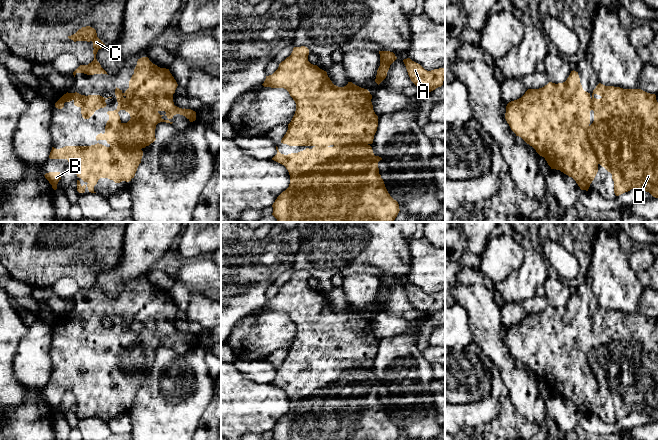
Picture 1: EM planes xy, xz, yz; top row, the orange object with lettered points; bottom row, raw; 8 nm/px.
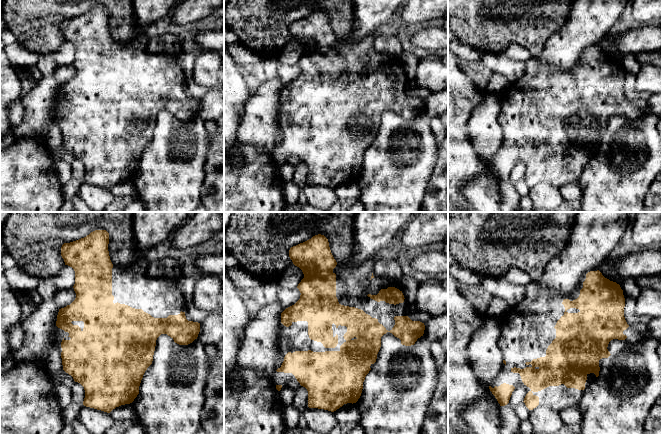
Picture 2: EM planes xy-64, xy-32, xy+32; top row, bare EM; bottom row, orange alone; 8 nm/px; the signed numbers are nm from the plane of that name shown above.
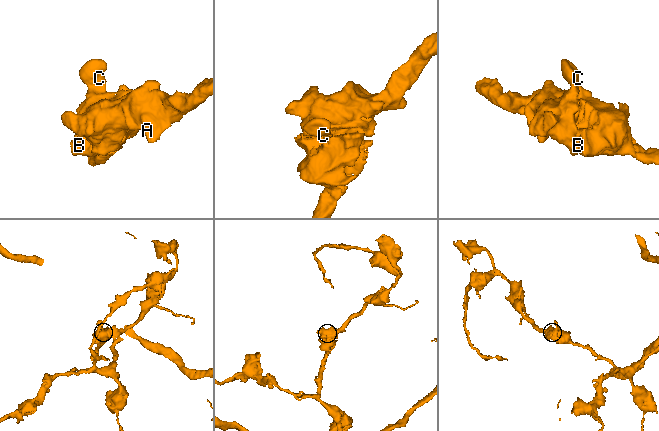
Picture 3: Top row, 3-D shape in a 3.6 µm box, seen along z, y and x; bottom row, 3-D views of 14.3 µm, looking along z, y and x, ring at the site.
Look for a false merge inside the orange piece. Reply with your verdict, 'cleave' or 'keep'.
keep

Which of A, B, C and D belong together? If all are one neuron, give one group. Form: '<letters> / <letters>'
A B C D

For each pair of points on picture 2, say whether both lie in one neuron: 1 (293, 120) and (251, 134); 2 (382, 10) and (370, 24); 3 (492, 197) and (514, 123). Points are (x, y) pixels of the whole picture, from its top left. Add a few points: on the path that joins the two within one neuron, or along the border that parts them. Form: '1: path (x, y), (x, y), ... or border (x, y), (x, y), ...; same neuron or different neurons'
1: border (280, 101), (277, 124); different neurons
2: path (379, 13), (371, 21); same neuron
3: border (488, 162), (500, 182); different neurons

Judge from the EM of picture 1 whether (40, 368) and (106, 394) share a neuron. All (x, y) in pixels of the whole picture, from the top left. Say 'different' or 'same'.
different

